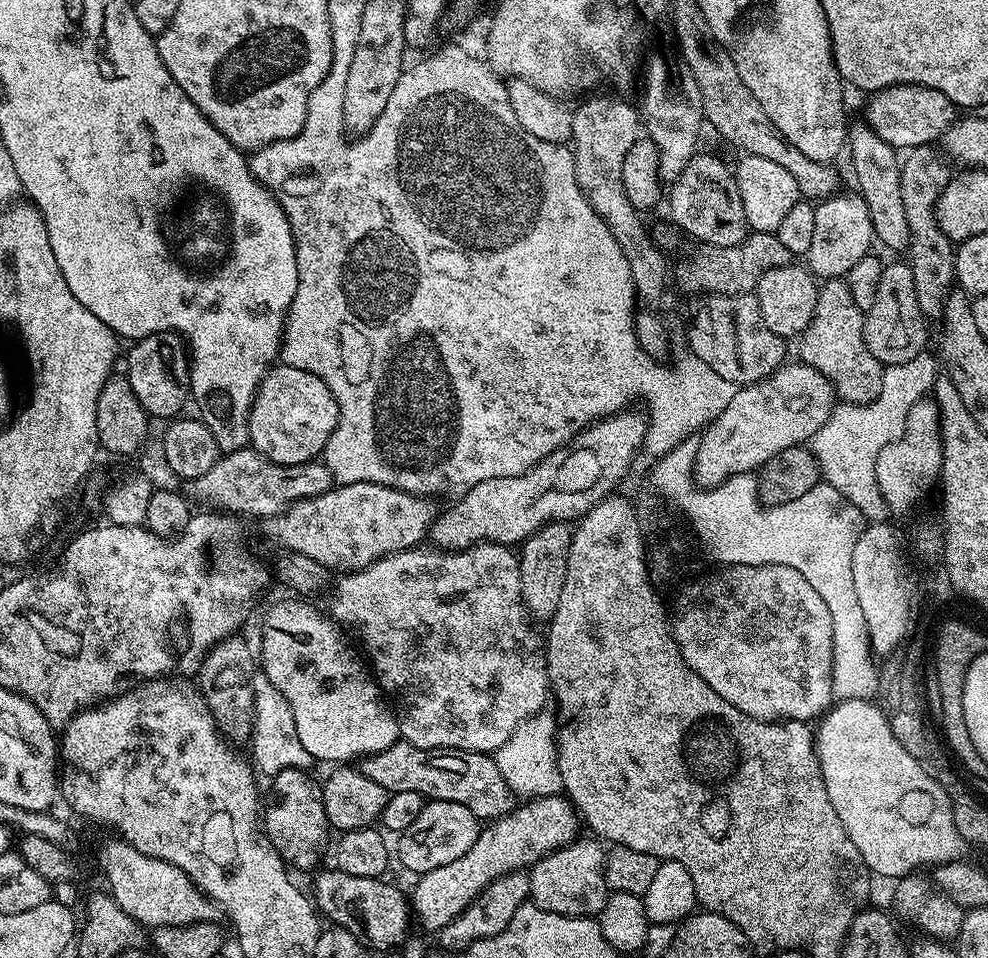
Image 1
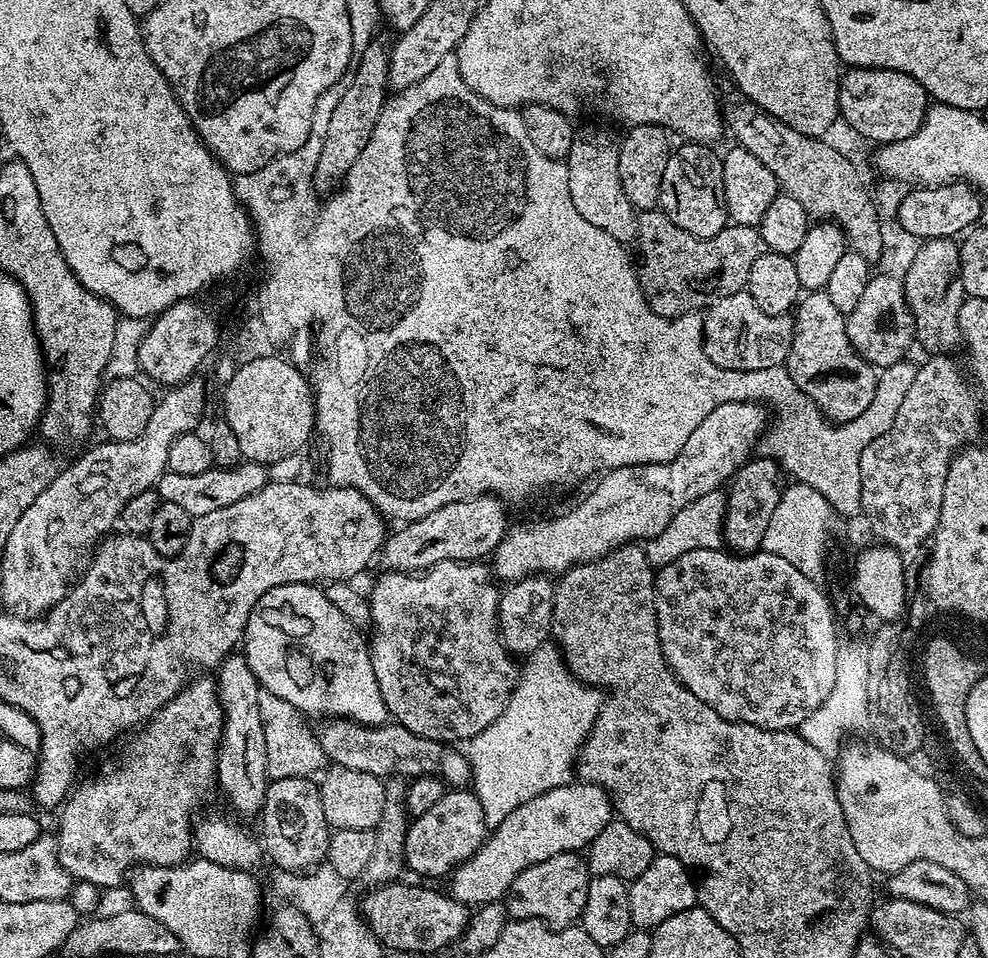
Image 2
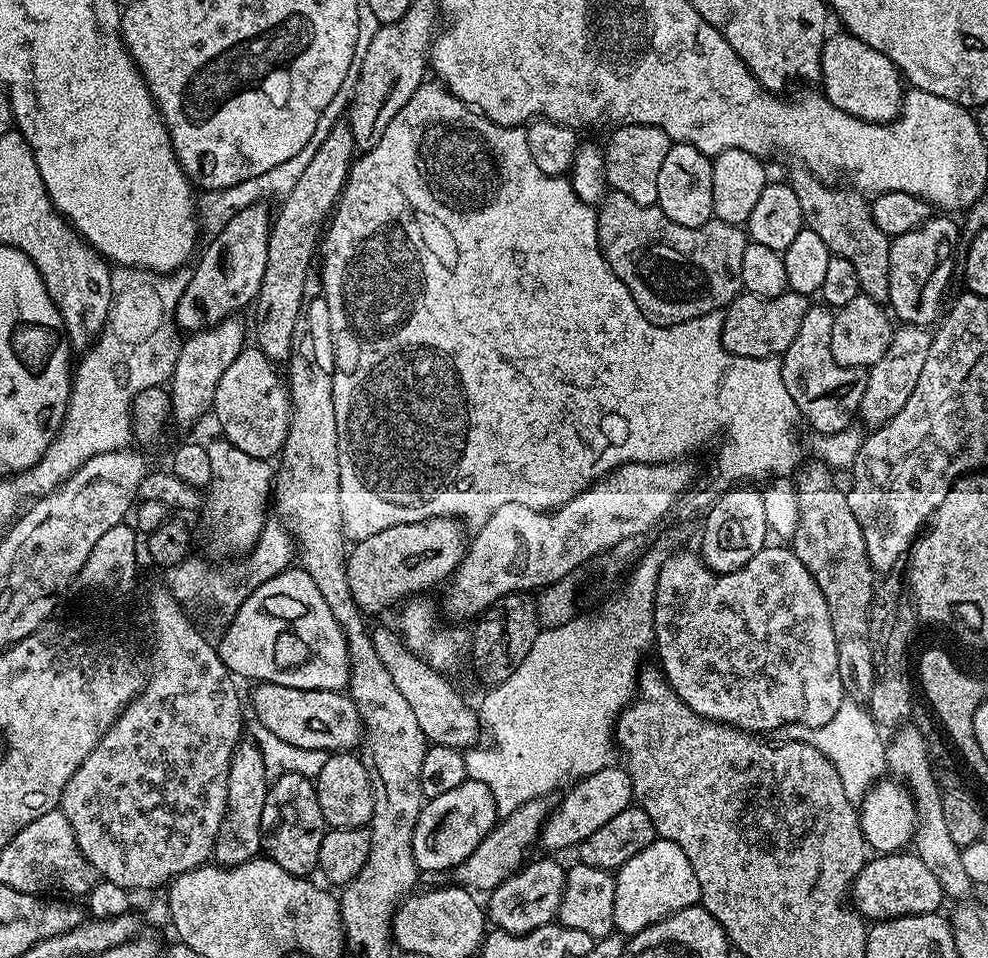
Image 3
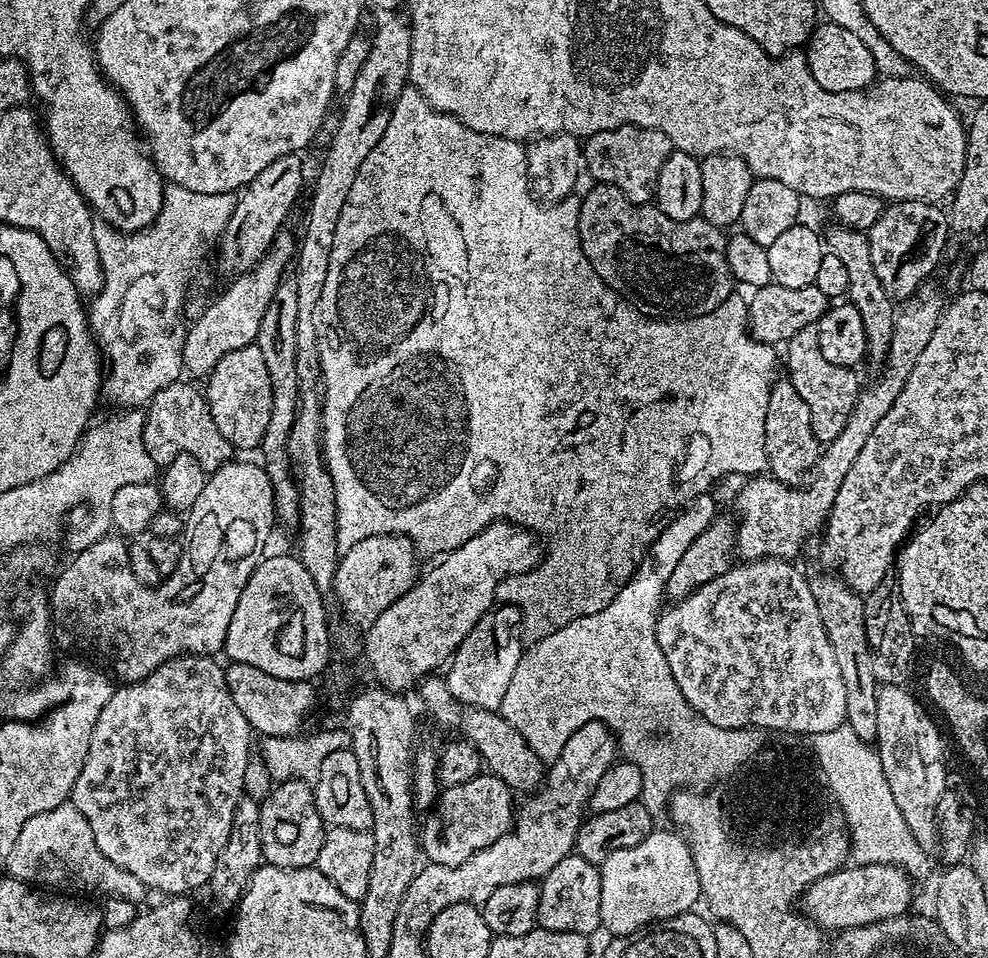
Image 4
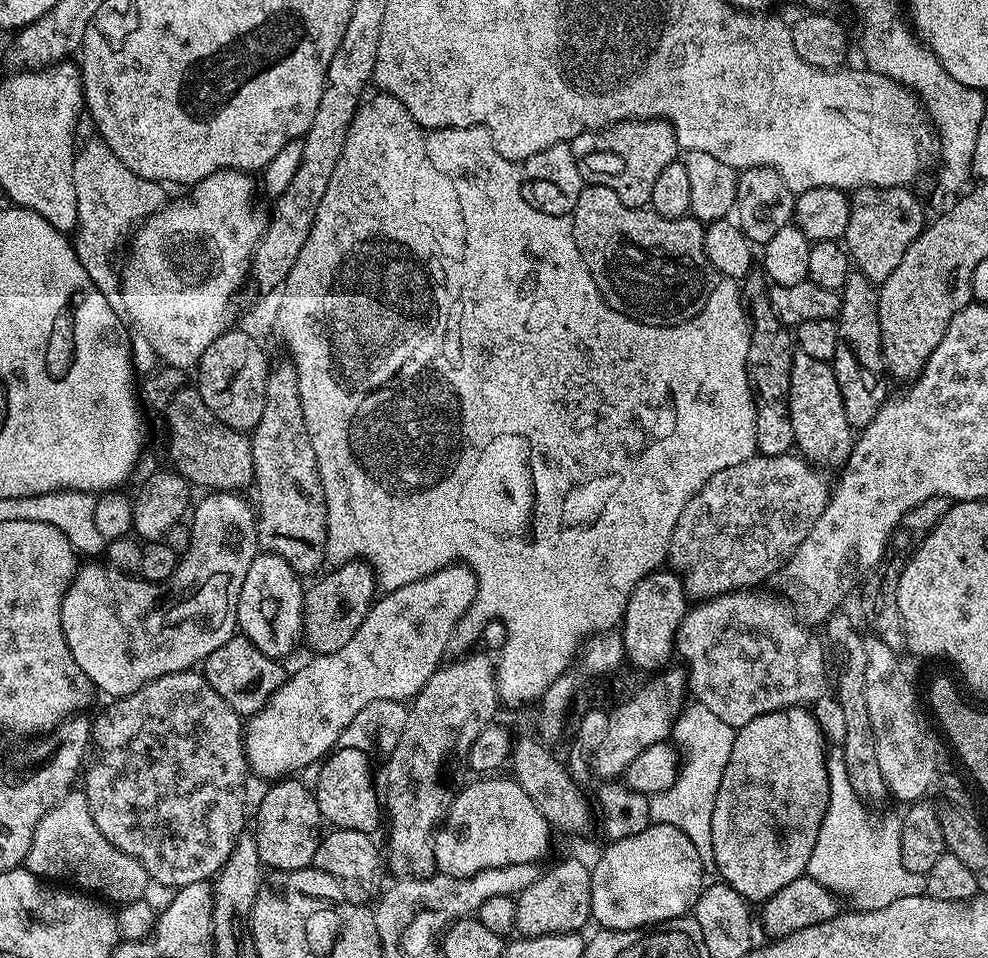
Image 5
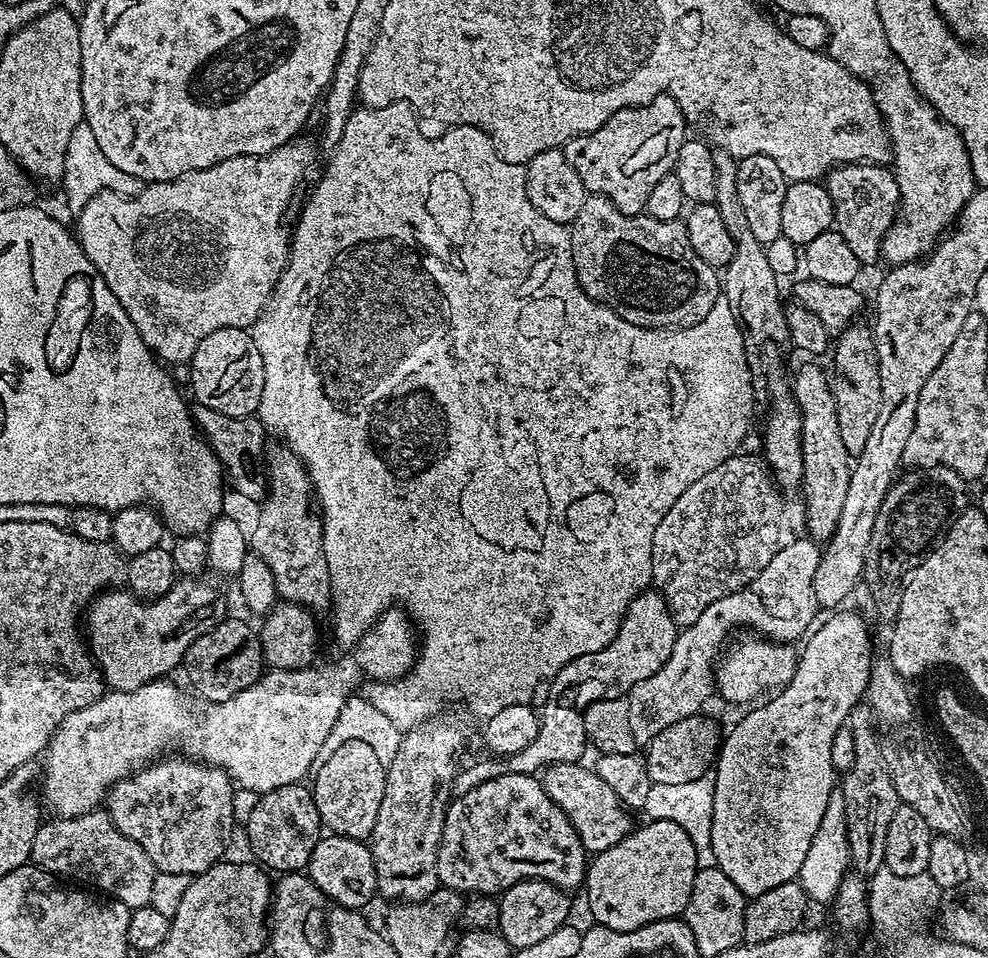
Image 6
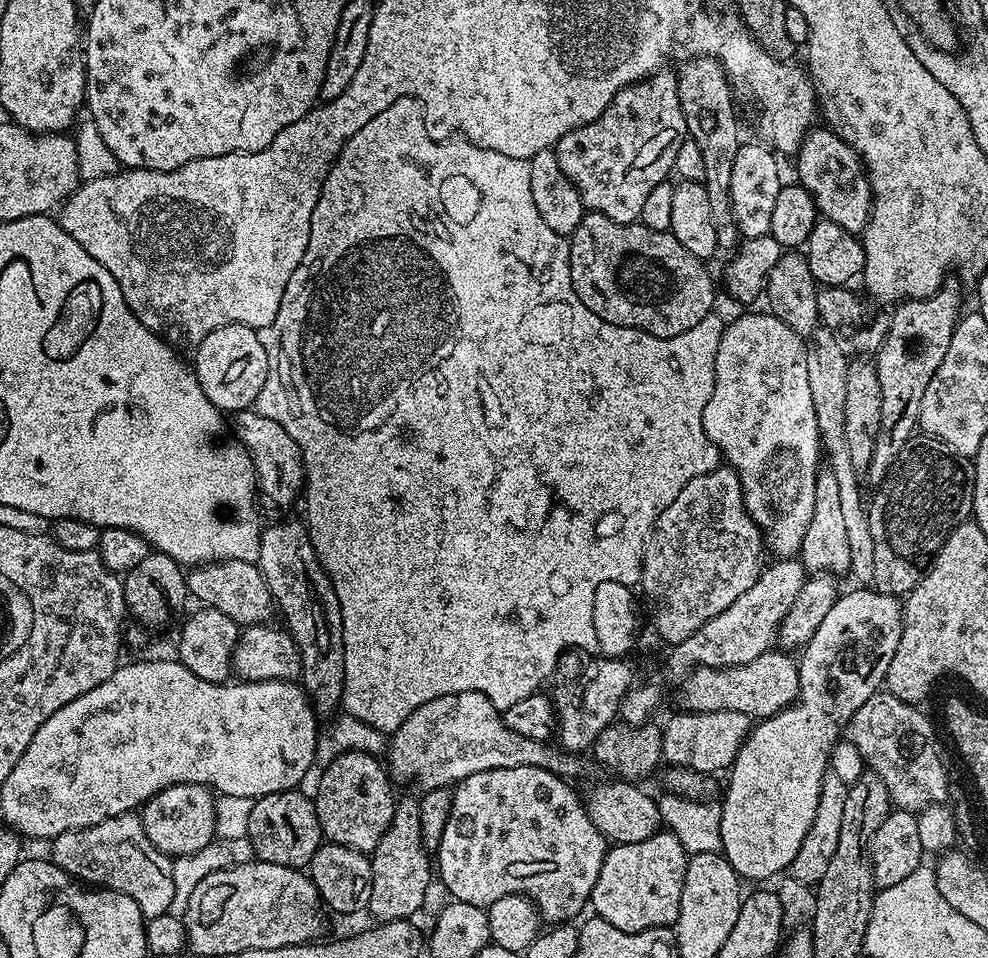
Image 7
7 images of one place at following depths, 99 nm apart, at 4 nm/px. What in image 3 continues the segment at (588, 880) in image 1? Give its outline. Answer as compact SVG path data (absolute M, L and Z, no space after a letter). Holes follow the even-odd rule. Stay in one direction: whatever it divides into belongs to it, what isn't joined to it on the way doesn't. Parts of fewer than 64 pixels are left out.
M536 860L525 863L520 871L506 877L501 884L493 888L486 896L486 916L497 929L521 936L553 923L557 919L562 894L566 886L568 873L565 865L556 860Z

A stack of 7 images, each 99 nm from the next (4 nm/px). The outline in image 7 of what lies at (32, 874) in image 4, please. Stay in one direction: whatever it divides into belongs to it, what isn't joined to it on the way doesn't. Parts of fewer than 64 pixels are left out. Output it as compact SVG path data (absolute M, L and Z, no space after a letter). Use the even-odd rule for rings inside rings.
M139 815L106 818L89 828L58 834L50 841L50 848L53 864L85 885L111 888L113 892L134 898L145 918L158 918L170 912L170 902L174 900L172 860L158 851L150 838L146 838Z

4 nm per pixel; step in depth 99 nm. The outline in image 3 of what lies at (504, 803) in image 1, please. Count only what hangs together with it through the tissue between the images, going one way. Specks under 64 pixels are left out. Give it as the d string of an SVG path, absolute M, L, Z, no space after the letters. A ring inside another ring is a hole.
M257 683L253 688L256 688L252 692L252 708L256 711L255 719L262 726L266 726L270 734L278 734L282 742L290 746L298 746L302 750L318 750L329 754L356 750L361 747L364 724L360 721L360 715L354 706L352 697L343 691L294 690L294 686L261 683Z

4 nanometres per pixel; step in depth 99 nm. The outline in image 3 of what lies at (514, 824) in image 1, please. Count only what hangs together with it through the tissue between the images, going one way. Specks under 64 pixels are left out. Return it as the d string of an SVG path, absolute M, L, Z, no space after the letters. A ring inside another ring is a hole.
M606 766L594 774L577 779L572 789L560 800L560 805L551 809L550 815L542 829L542 844L554 851L578 846L594 830L599 830L614 818L614 814L622 814L622 810L633 807L632 780L623 767Z

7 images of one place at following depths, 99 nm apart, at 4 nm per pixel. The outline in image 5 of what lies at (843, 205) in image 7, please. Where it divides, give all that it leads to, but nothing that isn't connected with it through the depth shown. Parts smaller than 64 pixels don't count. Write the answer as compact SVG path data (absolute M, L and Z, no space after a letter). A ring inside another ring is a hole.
M911 187L858 188L851 193L852 213L842 243L851 263L867 280L882 282L894 274L902 256L926 227L924 208Z

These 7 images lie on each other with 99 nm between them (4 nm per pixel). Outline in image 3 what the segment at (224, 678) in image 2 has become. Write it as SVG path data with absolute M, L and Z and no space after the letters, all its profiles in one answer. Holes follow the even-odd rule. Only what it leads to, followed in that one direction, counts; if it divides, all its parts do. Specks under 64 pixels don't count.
M251 738L241 739L230 758L230 778L226 782L226 814L214 842L211 859L222 868L236 868L261 855L262 806L270 787L268 768L264 765L262 750Z

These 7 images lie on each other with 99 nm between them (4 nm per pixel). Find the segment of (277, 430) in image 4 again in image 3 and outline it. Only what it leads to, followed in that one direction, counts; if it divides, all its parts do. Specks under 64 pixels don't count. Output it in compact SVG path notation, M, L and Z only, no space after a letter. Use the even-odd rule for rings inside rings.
M347 122L333 124L326 134L326 142L318 146L318 154L306 166L298 182L292 185L288 195L279 201L280 213L275 213L270 230L266 274L262 274L262 286L254 301L256 308L255 347L273 362L287 361L292 353L294 326L298 326L300 311L304 309L303 287L310 273L312 254L317 253L326 219L333 211L344 191L348 173L354 163L355 144Z

